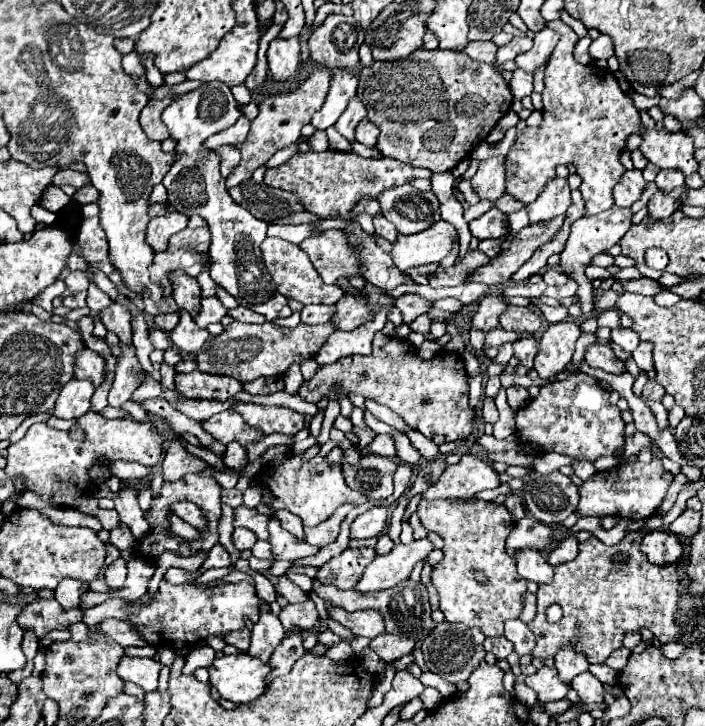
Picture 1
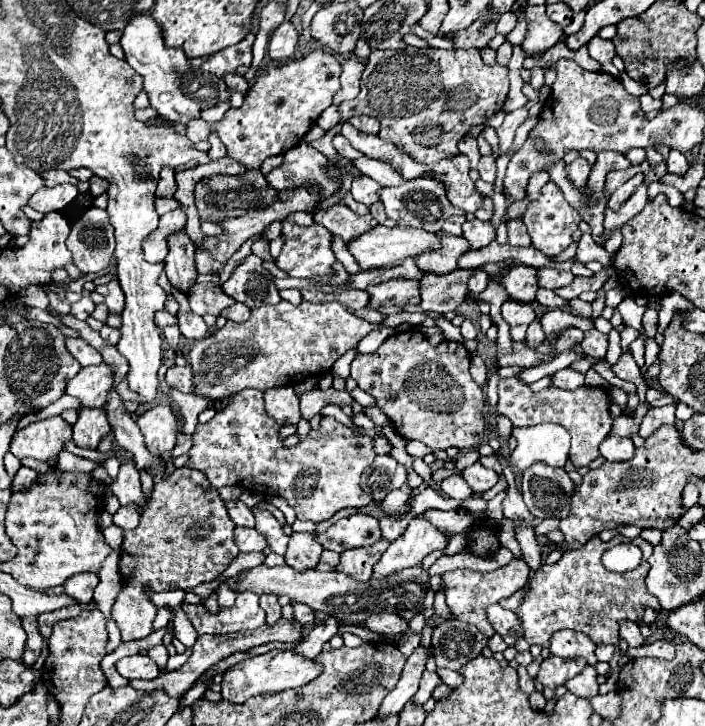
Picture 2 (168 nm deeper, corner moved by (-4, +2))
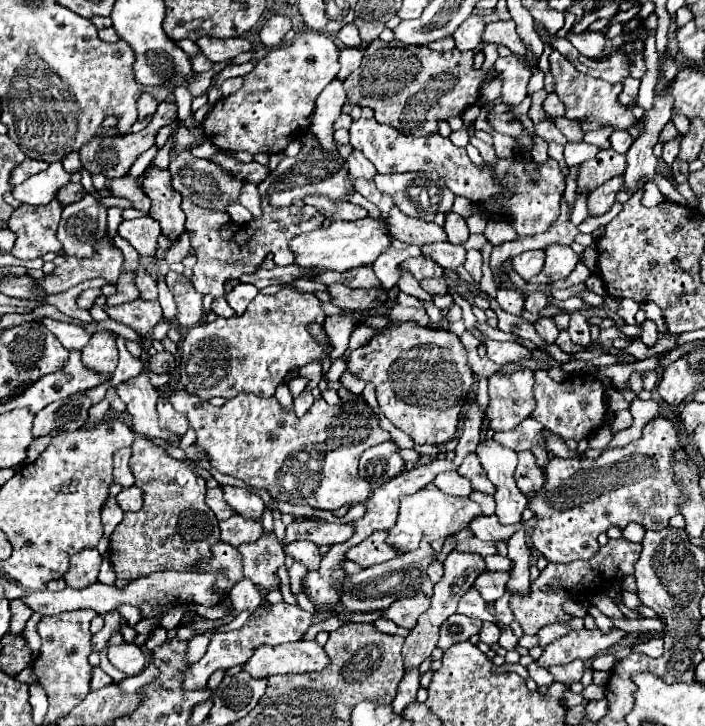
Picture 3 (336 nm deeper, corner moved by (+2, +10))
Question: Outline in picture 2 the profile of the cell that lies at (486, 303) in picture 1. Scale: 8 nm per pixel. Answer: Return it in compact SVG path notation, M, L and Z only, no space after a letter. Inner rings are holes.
M512 265L504 271L502 285L512 299L520 303L532 303L538 289L538 269L528 265Z

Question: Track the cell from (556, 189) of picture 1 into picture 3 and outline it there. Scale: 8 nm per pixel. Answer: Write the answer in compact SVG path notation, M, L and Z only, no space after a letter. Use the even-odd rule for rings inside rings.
M568 143L564 147L564 159L566 159L566 165L580 165L592 157L596 157L598 153L598 147L596 145L588 145L588 143Z

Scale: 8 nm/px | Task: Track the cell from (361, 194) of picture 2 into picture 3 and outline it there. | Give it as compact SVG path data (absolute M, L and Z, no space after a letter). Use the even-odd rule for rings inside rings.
M354 149L354 153L348 157L348 169L350 169L350 177L352 179L358 179L358 177L364 177L364 179L372 179L376 175L376 169L372 167L372 163L360 153Z

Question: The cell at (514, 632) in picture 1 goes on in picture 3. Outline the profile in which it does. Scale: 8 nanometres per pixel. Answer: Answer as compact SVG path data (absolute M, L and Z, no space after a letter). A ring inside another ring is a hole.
M474 587L460 599L458 613L468 615L468 617L476 617L480 621L494 621L494 615L492 615L488 603L482 599L482 595Z

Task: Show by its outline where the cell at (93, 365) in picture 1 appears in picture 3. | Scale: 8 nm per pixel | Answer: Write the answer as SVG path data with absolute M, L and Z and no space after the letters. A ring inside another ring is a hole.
M40 319L56 337L58 341L68 349L84 349L90 341L90 333L78 325L72 325L72 323L64 323L64 321L54 321L54 319Z

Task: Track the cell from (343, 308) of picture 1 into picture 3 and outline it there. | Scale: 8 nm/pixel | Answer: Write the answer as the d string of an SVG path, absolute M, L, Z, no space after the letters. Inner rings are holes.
M426 257L406 259L406 261L400 263L398 269L400 269L400 271L408 271L408 273L412 273L418 281L432 279L432 277L442 277L442 269L438 267L438 263L434 263L432 259L426 259Z

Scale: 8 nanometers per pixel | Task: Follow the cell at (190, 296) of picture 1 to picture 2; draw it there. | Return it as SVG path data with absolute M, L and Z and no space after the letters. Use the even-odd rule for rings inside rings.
M178 231L172 233L168 237L168 255L164 259L164 271L170 279L170 283L178 289L190 291L190 287L196 281L196 267L194 267L194 243L190 241L190 237L186 235L186 231Z

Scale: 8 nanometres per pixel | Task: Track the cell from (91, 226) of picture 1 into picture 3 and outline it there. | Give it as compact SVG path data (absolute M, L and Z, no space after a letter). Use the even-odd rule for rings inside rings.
M92 195L66 205L58 225L58 239L68 257L94 257L94 245L106 235L106 207Z

